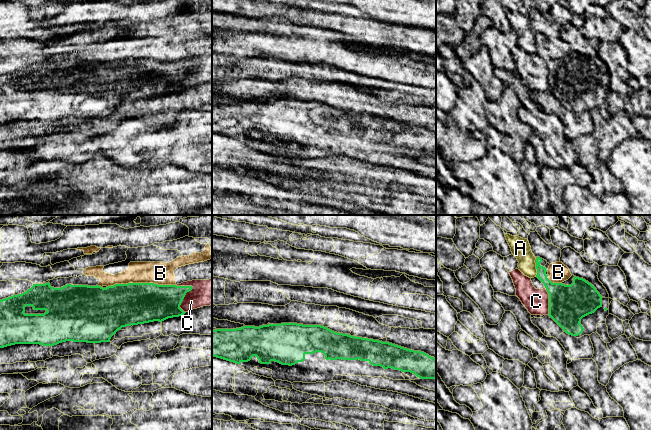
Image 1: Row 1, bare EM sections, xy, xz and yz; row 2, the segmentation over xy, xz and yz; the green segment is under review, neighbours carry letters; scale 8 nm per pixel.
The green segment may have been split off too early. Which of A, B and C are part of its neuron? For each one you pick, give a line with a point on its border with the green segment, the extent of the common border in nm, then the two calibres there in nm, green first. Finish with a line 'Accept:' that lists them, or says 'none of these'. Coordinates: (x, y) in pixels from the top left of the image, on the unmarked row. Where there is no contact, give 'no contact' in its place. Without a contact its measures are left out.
Accept: none of these

